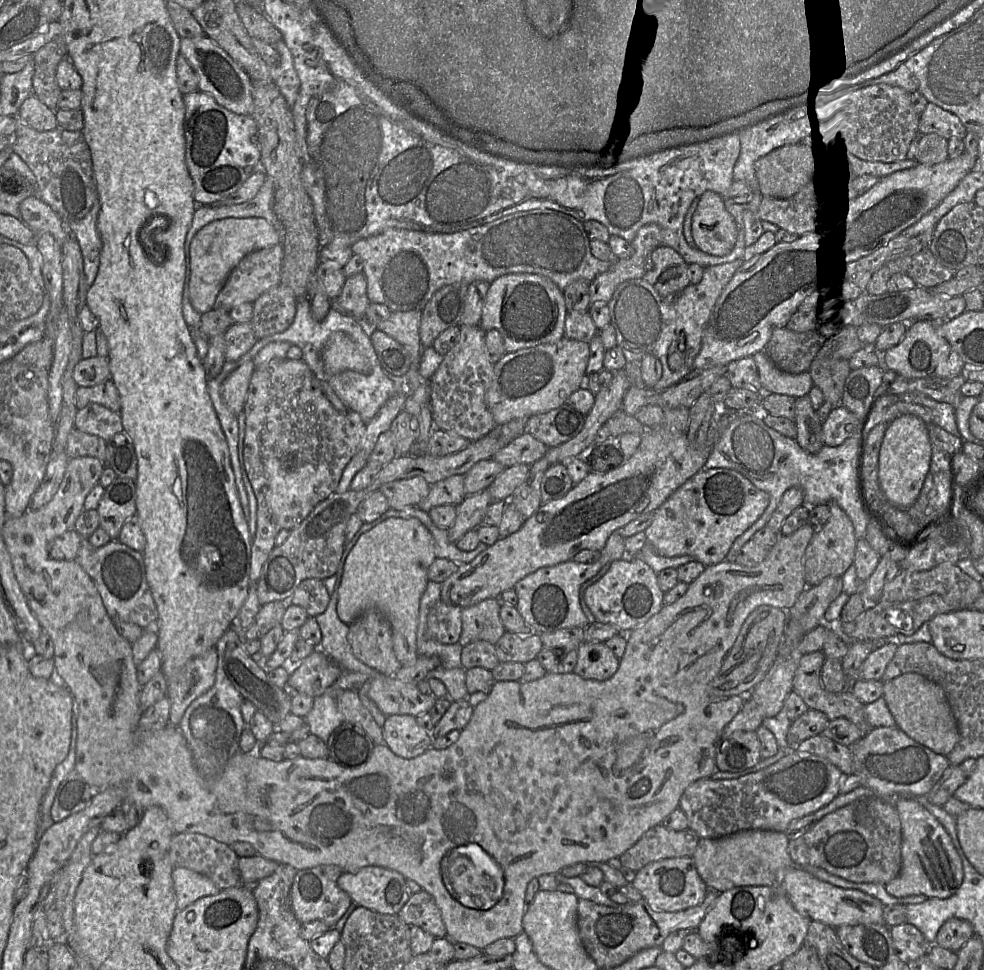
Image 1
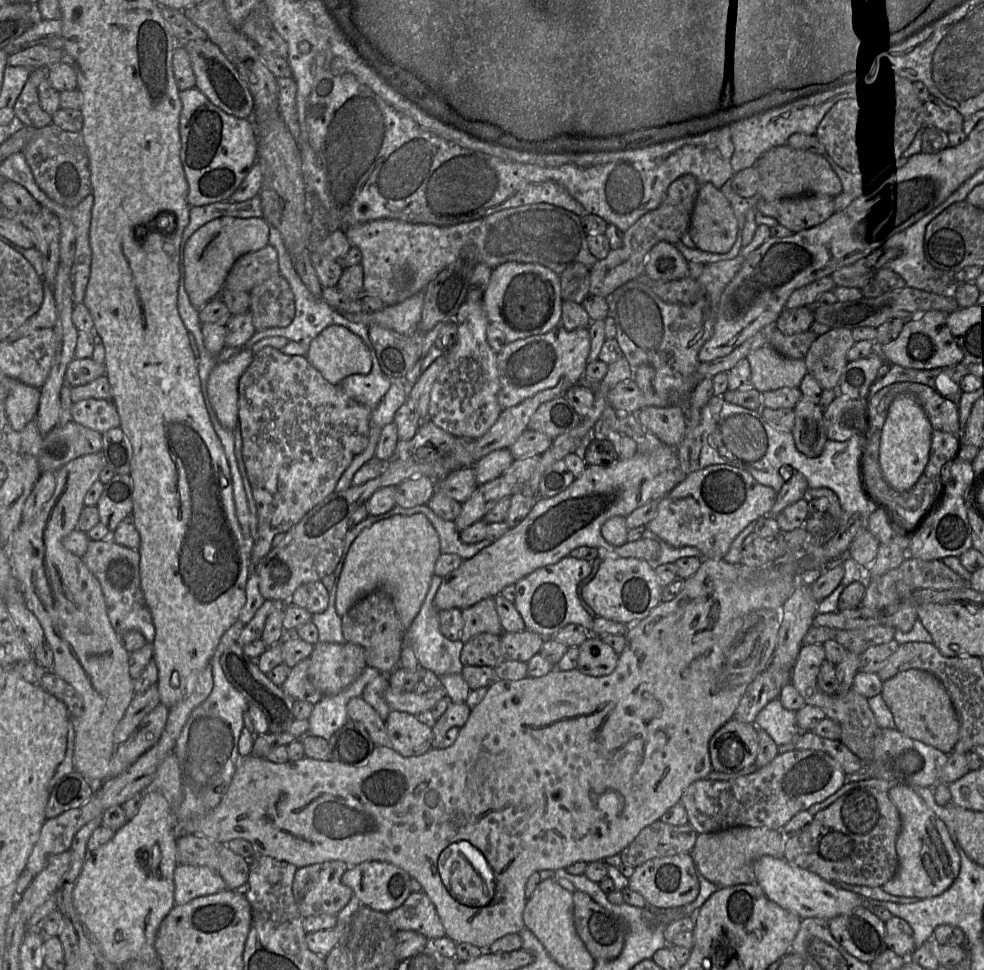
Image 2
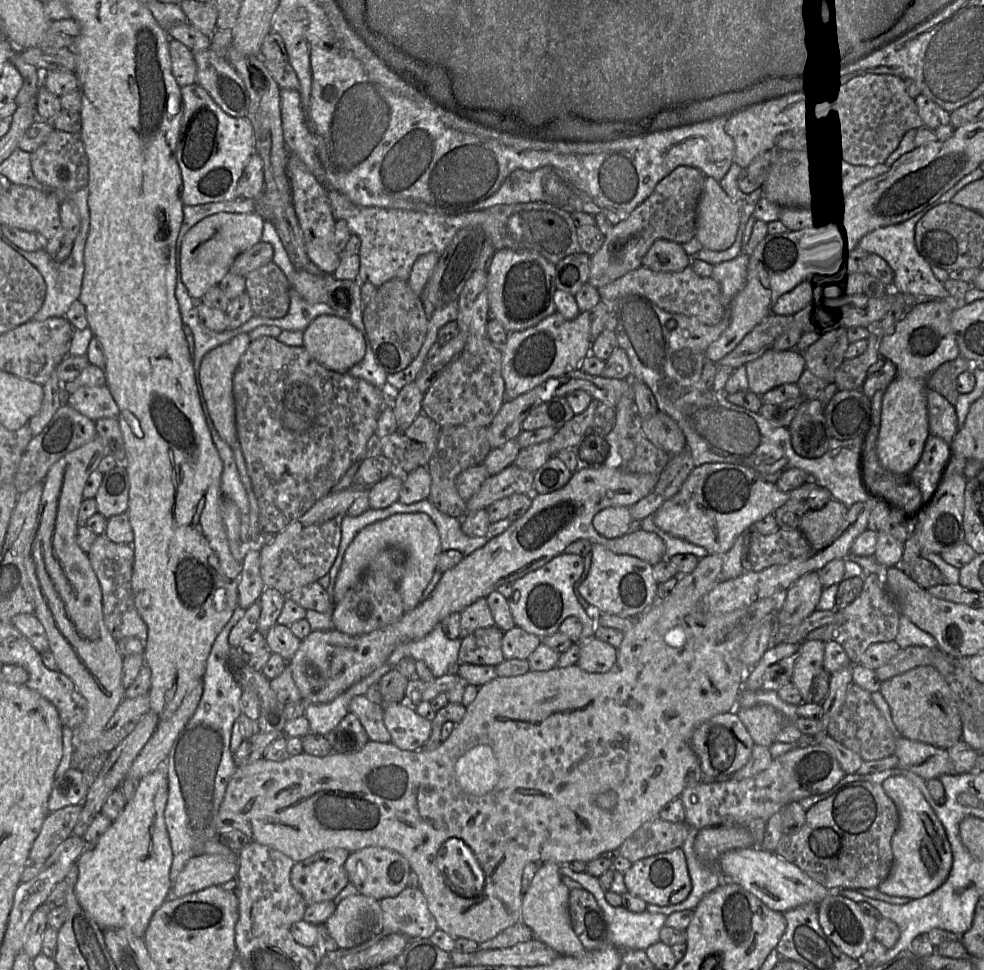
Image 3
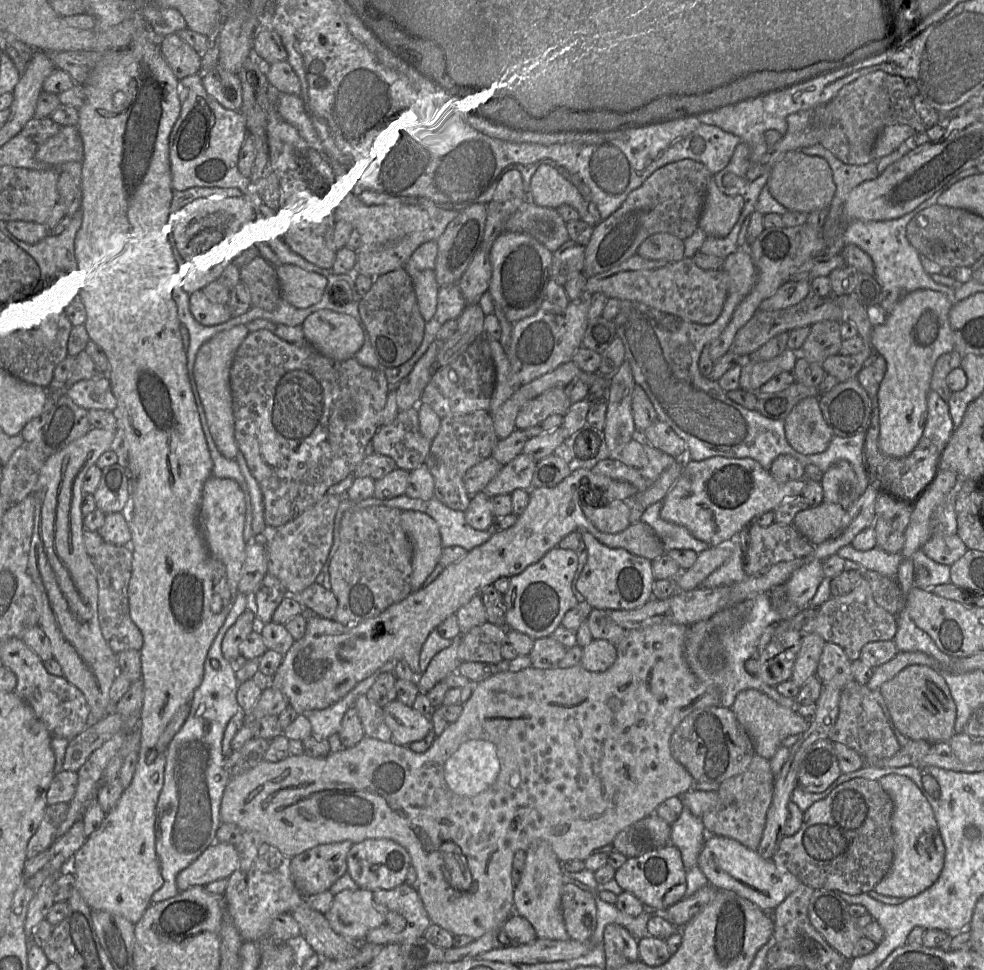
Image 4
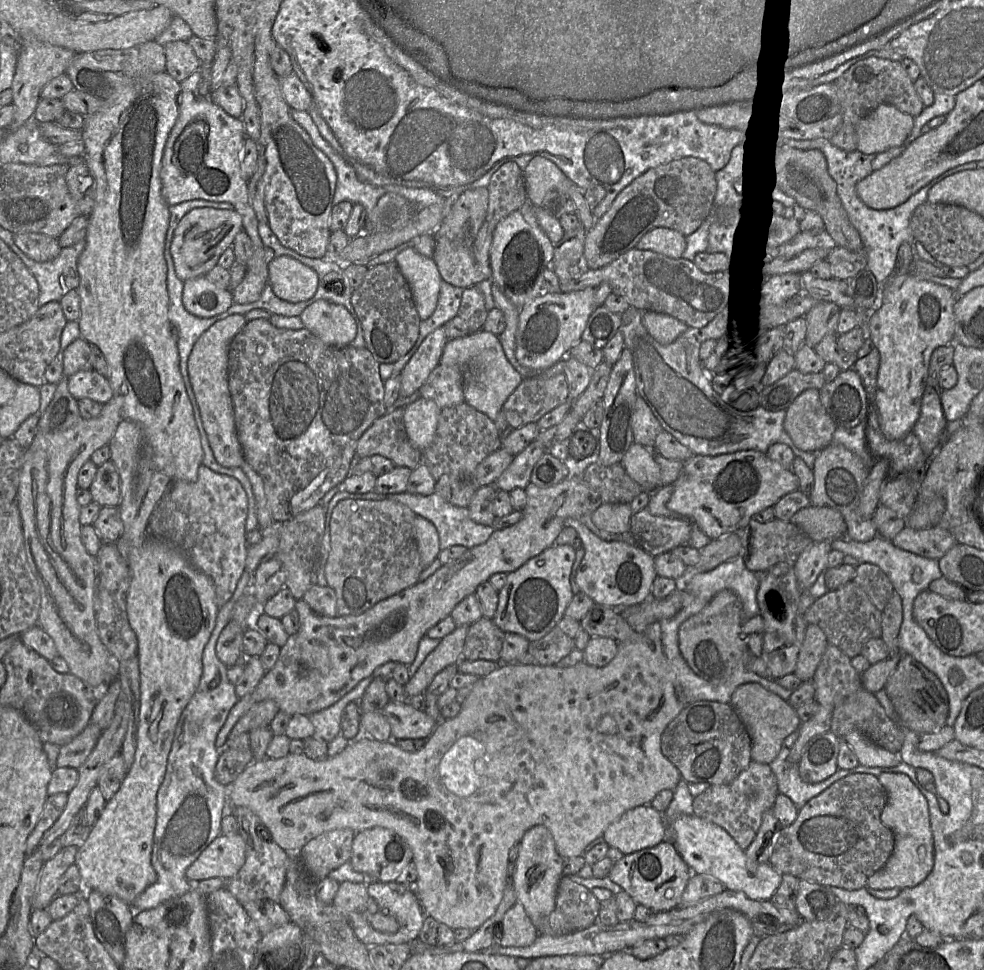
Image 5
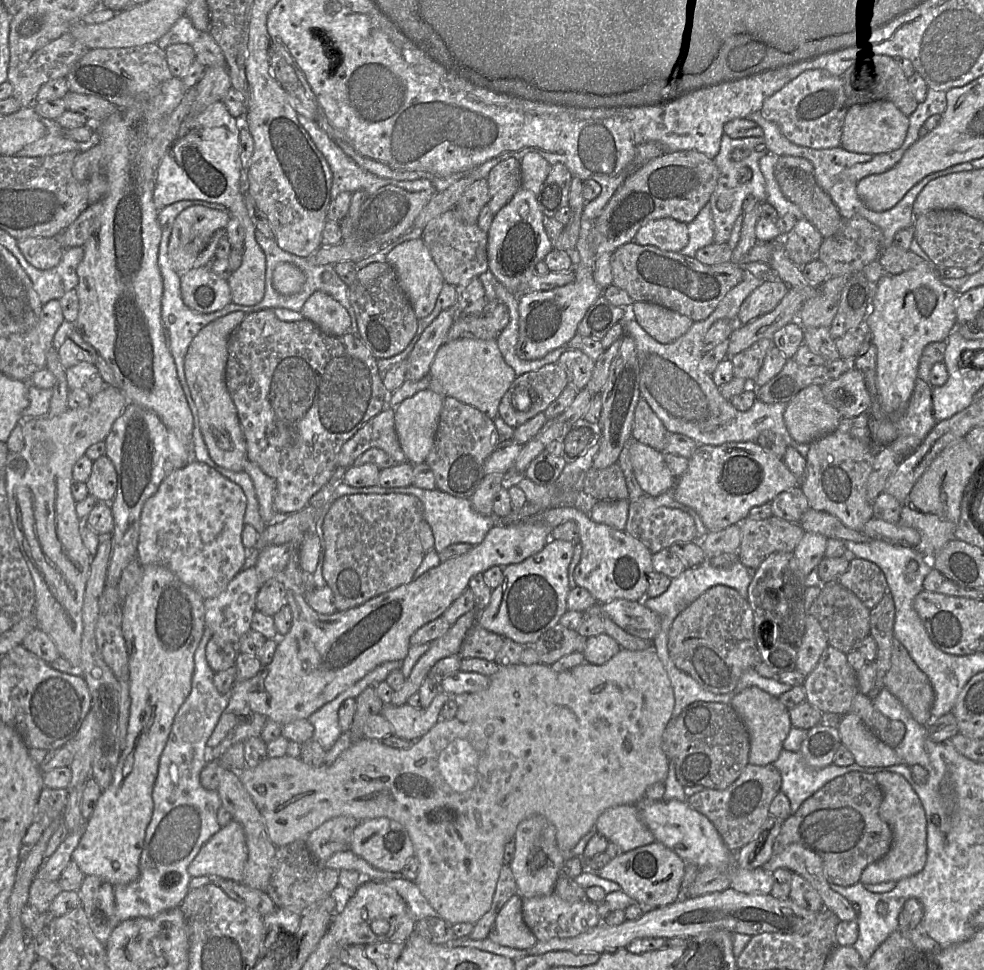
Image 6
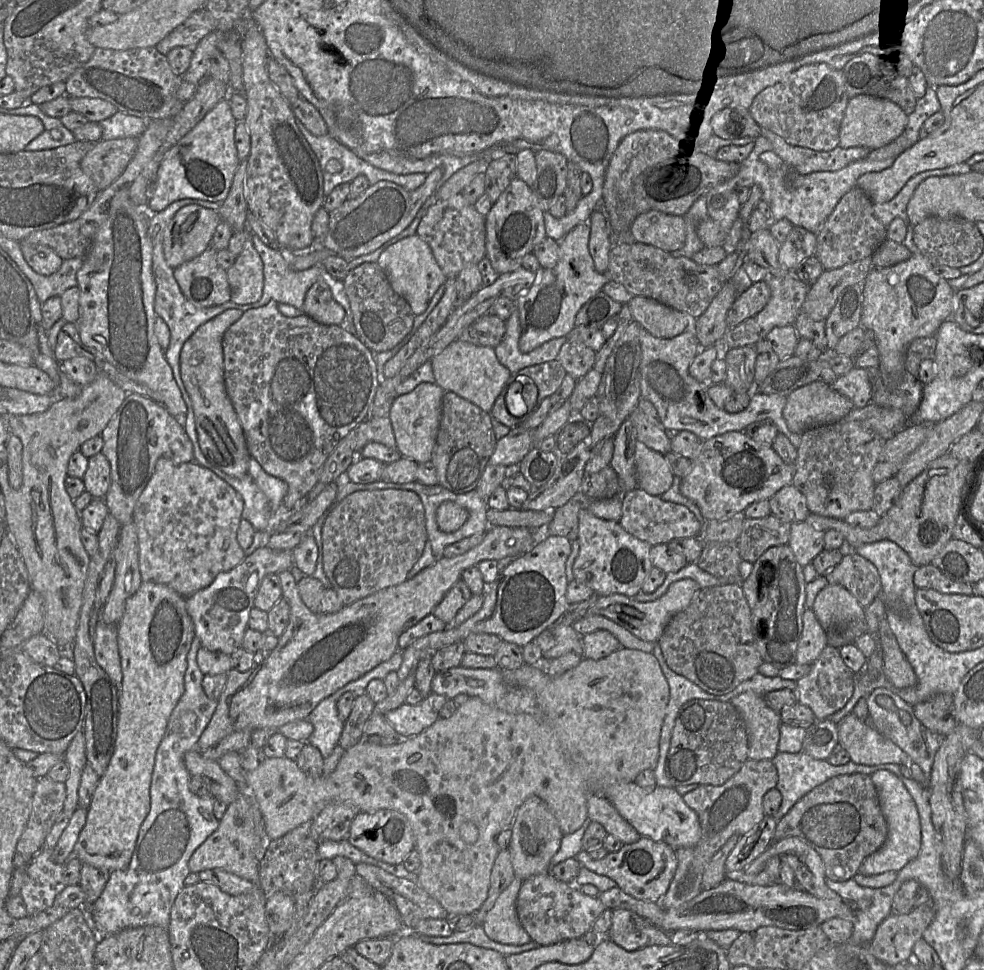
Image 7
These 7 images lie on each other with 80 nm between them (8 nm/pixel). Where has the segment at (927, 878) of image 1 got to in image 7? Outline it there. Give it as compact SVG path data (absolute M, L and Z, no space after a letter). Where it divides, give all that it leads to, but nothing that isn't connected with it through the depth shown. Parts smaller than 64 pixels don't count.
M879 770L870 775L878 792L882 814L887 823L888 833L883 846L867 857L859 873L866 876L879 875L888 871L899 872L917 857L921 847L921 824L919 813L904 783L892 772Z

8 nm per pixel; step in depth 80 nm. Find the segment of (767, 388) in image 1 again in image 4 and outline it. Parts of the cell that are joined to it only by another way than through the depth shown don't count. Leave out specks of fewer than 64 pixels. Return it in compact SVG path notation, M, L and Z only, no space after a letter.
M786 348L775 358L766 361L742 360L740 374L740 388L743 390L758 392L762 385L774 376L782 372L793 372L800 352Z

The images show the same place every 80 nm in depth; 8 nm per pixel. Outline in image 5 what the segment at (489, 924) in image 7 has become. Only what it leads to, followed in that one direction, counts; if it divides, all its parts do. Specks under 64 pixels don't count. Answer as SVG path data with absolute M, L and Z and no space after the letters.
M518 901L506 911L500 924L493 929L494 945L527 947L538 938L539 932Z

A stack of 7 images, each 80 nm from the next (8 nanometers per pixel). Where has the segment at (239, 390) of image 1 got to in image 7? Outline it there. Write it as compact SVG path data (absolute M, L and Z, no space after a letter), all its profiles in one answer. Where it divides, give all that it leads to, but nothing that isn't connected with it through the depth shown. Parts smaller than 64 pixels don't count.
M227 309L208 320L185 341L180 352L180 373L192 402L200 448L207 460L232 477L248 474L250 454L242 426L224 381L223 336L243 314Z

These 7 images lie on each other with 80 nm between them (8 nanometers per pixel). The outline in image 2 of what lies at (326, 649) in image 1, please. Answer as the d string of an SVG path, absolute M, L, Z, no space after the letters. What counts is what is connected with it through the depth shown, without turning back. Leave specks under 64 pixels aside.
M335 578L332 589L328 591L329 603L327 609L322 613L312 614L311 621L318 630L319 642L343 644L345 640L342 632L341 617L335 609L336 591L339 578Z

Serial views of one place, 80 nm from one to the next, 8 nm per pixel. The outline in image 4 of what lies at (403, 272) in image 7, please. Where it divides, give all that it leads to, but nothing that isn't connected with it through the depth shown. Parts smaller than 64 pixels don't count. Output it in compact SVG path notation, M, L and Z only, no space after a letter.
M409 262L405 269L412 279L420 313L425 322L428 322L437 310L440 290L435 271L432 269L417 270L410 268Z

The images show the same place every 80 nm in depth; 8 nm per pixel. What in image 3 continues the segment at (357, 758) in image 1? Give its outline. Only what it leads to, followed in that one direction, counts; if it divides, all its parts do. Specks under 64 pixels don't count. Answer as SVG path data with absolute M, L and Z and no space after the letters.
M349 712L334 729L332 752L350 754L360 751L370 740L358 717Z

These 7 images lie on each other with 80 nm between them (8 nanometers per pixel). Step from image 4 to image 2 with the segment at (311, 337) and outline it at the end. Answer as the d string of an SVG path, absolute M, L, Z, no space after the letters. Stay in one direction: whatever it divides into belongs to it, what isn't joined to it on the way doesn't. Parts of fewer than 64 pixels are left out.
M330 325L322 330L311 341L306 357L331 384L339 384L342 379L352 374L367 375L372 367L370 353L362 339L339 325Z

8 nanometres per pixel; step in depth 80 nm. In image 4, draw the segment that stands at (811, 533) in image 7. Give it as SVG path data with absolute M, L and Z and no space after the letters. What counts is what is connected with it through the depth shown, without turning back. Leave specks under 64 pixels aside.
M815 558L807 559L786 582L787 597L797 607L805 609L810 606L824 578L822 562Z

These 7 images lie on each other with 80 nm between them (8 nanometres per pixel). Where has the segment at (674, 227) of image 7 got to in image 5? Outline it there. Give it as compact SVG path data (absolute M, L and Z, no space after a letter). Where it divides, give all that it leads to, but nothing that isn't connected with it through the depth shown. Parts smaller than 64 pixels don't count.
M658 227L647 232L637 243L639 250L651 250L671 258L682 257L687 242L686 236L680 232Z

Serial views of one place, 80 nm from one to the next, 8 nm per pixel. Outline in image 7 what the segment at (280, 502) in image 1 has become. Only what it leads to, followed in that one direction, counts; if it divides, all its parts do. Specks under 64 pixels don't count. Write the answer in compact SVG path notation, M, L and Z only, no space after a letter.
M273 300L264 306L244 311L242 316L225 332L222 345L226 391L242 426L250 457L256 459L268 474L286 482L288 490L283 498L282 506L289 510L297 508L298 504L306 498L308 493L319 482L324 463L339 442L367 420L368 412L373 405L381 382L381 376L378 374L375 361L376 352L371 351L359 337L355 337L340 325L325 325L306 314L295 317L282 315L278 310L278 303Z

